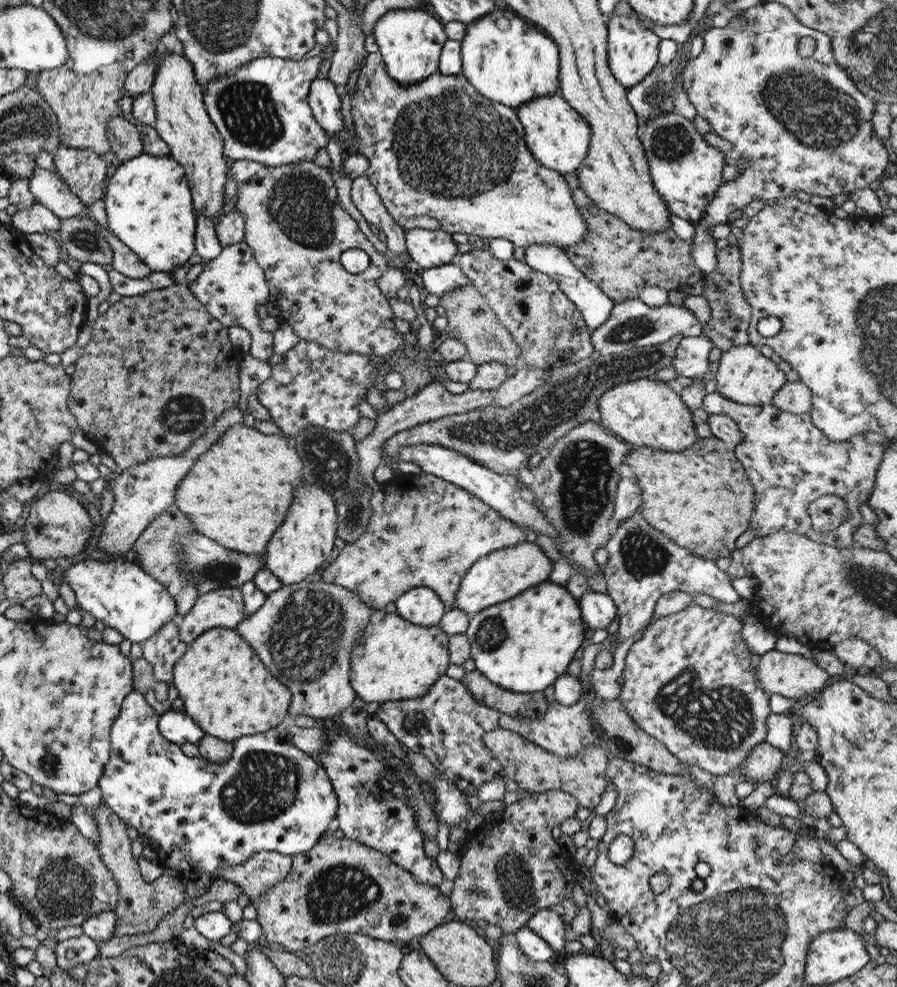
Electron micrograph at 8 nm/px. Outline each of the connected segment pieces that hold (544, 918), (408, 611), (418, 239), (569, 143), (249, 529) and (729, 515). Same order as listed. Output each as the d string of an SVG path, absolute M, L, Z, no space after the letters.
M543 909L535 912L525 922L526 927L537 934L539 938L543 938L554 951L563 951L565 946L565 930L561 920L561 912L558 909Z
M427 587L409 588L394 600L394 604L399 616L421 626L437 625L445 611L441 599Z
M414 228L403 230L404 246L410 260L424 270L455 262L456 243L452 236L439 230Z
M560 94L539 96L514 109L524 130L524 142L534 159L545 168L560 175L575 174L587 155L589 125L579 113L567 104Z
M235 424L227 428L219 440L215 440L199 458L193 468L175 488L173 502L193 524L197 532L215 540L235 552L251 555L263 555L267 541L281 525L283 512L291 502L291 488L299 484L299 472L302 469L301 458L297 456L293 444L281 434L265 435L253 427Z
M717 437L701 438L681 452L636 447L625 464L641 490L641 516L677 546L715 561L734 554L734 542L747 530L755 492L729 444Z

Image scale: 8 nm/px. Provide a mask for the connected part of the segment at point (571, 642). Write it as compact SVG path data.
M547 580L523 590L509 600L503 600L476 612L470 617L464 635L469 641L469 656L475 664L476 671L501 689L513 693L531 693L542 692L549 684L555 683L559 674L566 672L567 664L571 662L583 642L585 628L573 596L565 587Z

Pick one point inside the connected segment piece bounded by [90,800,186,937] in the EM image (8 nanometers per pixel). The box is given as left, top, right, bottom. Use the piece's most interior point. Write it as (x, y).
(140, 905)

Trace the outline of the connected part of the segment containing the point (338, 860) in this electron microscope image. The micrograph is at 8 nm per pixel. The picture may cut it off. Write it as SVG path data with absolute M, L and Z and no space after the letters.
M332 835L327 837L321 837L307 852L299 853L298 855L290 856L291 864L289 871L285 874L283 879L279 880L279 883L275 883L273 887L269 887L267 892L261 895L261 899L257 899L255 902L251 902L255 906L257 916L255 916L256 921L261 927L262 934L268 946L280 947L282 950L288 951L289 953L299 954L304 948L314 945L321 938L333 934L362 934L375 938L377 940L383 941L393 941L401 940L408 941L411 938L422 937L429 931L433 930L441 922L445 922L450 918L451 913L451 902L447 896L443 896L439 892L439 886L425 886L425 884L419 884L409 872L403 870L401 867L397 866L395 863L391 862L388 856L385 856L382 852L373 850L372 848L367 848L363 844L357 843L355 840L343 837L337 839Z

